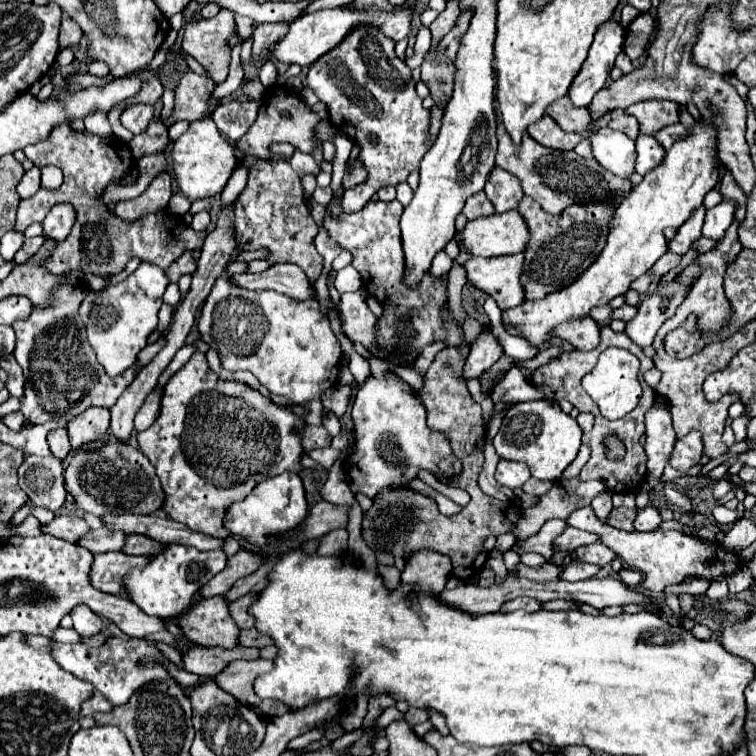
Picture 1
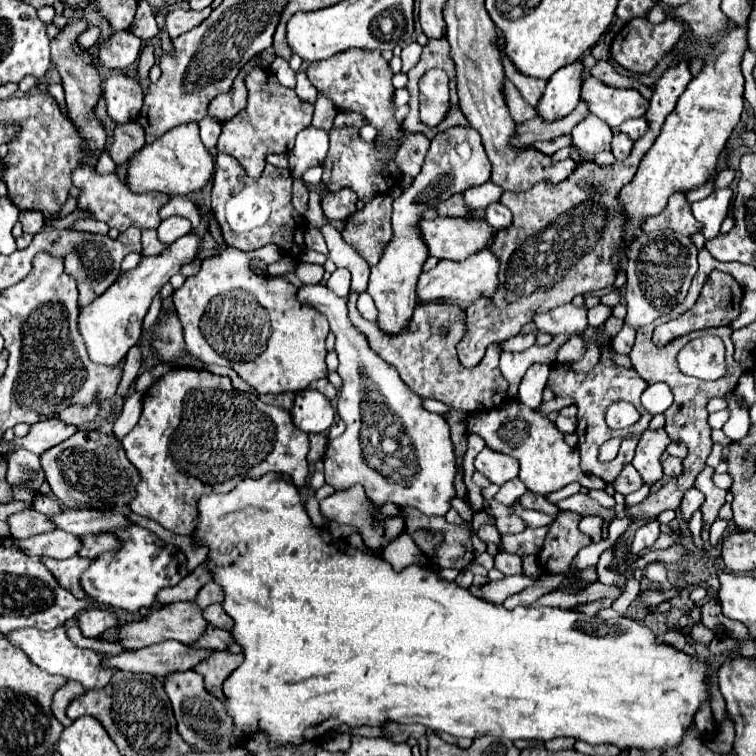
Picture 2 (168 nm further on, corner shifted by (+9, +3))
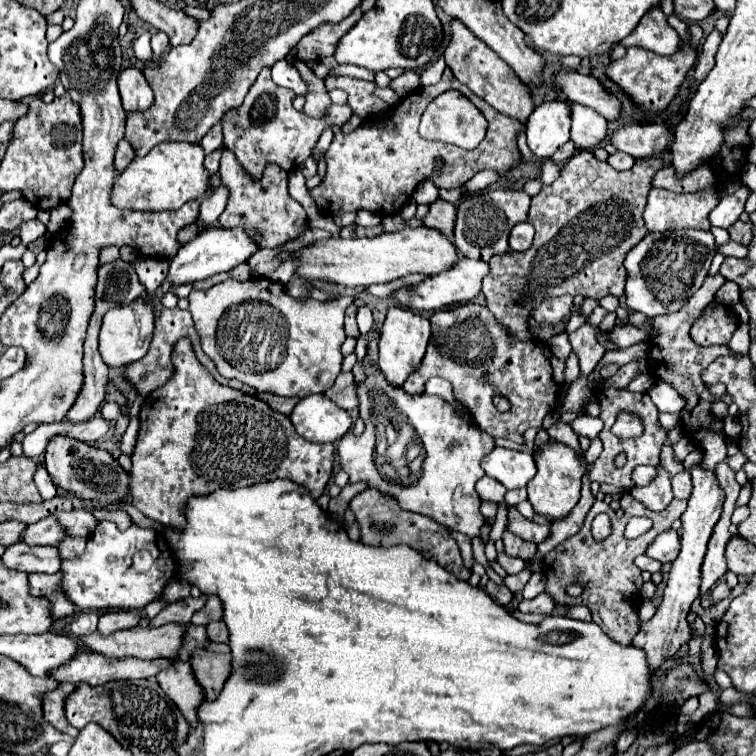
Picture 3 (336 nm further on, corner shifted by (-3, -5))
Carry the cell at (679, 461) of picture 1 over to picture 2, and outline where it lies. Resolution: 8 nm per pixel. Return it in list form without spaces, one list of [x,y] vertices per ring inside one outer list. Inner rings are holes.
[[[668,456],[662,462],[662,466],[664,466],[664,476],[680,476],[682,472],[682,460],[676,456]]]

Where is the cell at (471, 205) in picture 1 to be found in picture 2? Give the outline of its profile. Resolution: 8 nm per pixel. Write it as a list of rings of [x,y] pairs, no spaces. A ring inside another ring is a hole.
[[[456,194],[456,196],[450,196],[448,200],[440,202],[440,204],[436,206],[436,212],[438,212],[438,216],[450,216],[450,218],[456,218],[456,216],[464,216],[468,210],[464,208],[462,194]]]

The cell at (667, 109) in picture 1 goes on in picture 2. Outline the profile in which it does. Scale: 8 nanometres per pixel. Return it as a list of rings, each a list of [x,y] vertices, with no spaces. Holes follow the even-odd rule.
[[[586,76],[582,80],[580,100],[586,102],[588,110],[602,118],[610,128],[618,128],[628,118],[644,116],[650,106],[638,90],[612,88],[594,76]]]

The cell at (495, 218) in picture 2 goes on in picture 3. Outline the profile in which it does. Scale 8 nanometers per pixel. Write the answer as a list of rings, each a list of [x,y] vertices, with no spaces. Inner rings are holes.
[[[520,222],[520,224],[516,224],[516,228],[512,228],[510,238],[508,238],[510,250],[514,250],[514,252],[524,252],[524,250],[528,250],[530,244],[532,244],[532,238],[534,238],[534,228],[532,228],[530,222]]]

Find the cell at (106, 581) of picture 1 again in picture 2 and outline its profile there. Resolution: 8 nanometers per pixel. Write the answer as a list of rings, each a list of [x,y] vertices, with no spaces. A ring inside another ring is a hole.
[[[72,556],[68,560],[46,558],[44,564],[52,572],[52,576],[56,576],[56,580],[60,580],[62,588],[68,588],[68,592],[72,592],[76,598],[84,598],[84,590],[80,588],[78,580],[80,580],[80,574],[90,564],[88,558],[80,558],[80,556]]]

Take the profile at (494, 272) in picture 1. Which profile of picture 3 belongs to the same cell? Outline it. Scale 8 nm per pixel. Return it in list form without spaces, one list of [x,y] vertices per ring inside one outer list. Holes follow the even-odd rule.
[[[462,258],[460,264],[456,264],[456,268],[448,270],[448,272],[440,272],[434,276],[428,276],[424,282],[412,286],[412,290],[396,290],[392,294],[394,300],[398,300],[404,306],[410,306],[412,310],[418,312],[426,312],[426,310],[440,310],[444,306],[450,304],[466,304],[472,302],[474,298],[480,296],[482,292],[482,280],[488,276],[488,262],[484,260],[472,260],[472,258]]]

